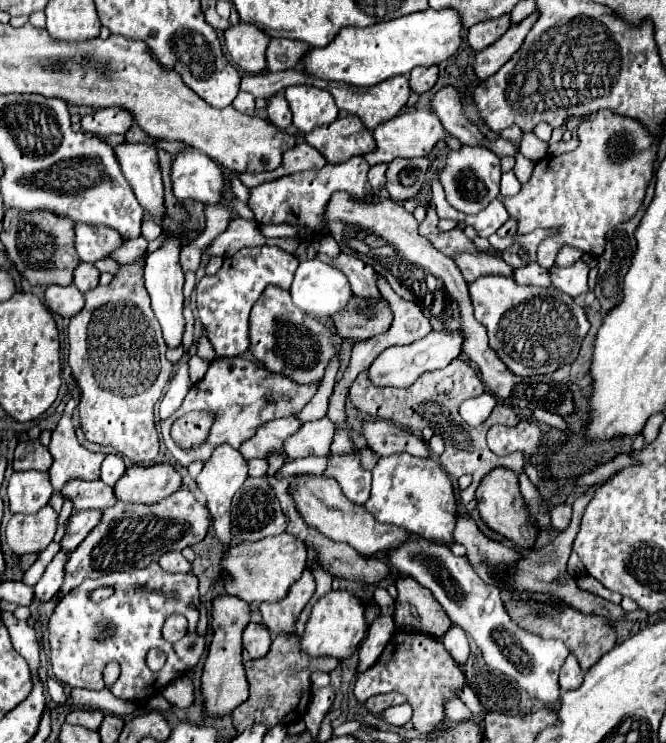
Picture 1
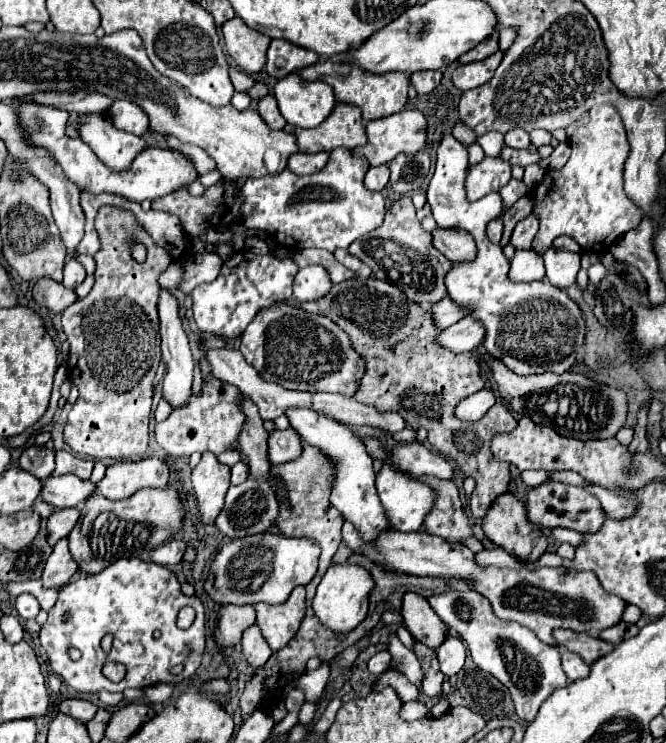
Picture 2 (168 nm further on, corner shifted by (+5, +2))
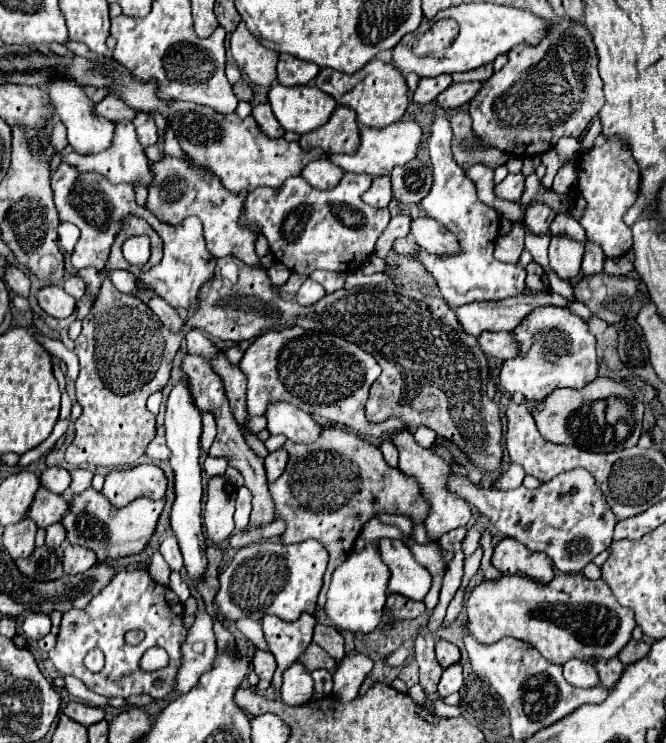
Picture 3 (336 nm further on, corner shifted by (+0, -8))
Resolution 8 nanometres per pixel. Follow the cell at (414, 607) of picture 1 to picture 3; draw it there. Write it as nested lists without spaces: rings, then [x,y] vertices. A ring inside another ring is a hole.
[[[436,640],[434,650],[436,650],[436,658],[438,658],[442,668],[456,664],[460,660],[460,650],[454,644],[450,644],[448,640]]]

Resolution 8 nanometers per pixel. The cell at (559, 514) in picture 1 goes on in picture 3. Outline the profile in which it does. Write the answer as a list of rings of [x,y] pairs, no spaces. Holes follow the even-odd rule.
[[[586,470],[558,474],[554,480],[544,482],[542,488],[536,490],[520,486],[506,492],[480,488],[472,484],[466,474],[450,472],[446,488],[476,506],[504,536],[516,538],[528,550],[548,554],[560,572],[580,572],[612,542],[616,516],[612,514],[594,476]]]

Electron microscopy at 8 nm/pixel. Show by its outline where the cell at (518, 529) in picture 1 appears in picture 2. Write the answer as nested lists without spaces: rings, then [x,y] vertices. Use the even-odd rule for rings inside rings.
[[[501,494],[493,502],[493,506],[483,518],[483,532],[495,546],[501,546],[503,550],[507,550],[511,556],[515,556],[521,562],[537,562],[545,554],[545,548],[547,548],[547,538],[541,534],[541,530],[535,530],[527,522],[525,504],[511,494]]]

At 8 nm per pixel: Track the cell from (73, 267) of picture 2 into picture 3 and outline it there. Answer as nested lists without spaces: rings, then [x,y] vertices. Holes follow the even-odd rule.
[[[70,276],[70,278],[66,278],[66,282],[64,282],[64,290],[66,290],[70,296],[74,296],[76,300],[80,300],[80,298],[84,296],[84,292],[86,292],[86,284],[84,284],[84,280],[82,280],[80,276]]]

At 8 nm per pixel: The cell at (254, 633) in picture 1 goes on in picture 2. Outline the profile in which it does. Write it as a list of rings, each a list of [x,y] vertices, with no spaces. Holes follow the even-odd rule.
[[[255,624],[249,630],[245,630],[241,646],[243,646],[243,656],[247,658],[247,662],[253,668],[261,668],[273,654],[269,644],[265,642],[265,638],[261,636],[261,632],[259,632],[259,628]]]

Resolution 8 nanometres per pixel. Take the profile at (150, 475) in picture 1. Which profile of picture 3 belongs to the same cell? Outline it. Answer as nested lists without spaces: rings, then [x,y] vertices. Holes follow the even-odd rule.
[[[140,464],[128,470],[114,470],[106,476],[102,494],[114,506],[128,506],[132,500],[150,498],[162,500],[166,496],[168,478],[154,464]]]

